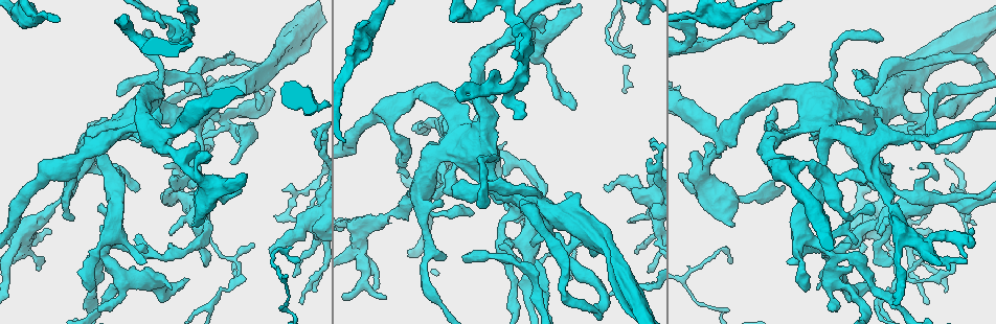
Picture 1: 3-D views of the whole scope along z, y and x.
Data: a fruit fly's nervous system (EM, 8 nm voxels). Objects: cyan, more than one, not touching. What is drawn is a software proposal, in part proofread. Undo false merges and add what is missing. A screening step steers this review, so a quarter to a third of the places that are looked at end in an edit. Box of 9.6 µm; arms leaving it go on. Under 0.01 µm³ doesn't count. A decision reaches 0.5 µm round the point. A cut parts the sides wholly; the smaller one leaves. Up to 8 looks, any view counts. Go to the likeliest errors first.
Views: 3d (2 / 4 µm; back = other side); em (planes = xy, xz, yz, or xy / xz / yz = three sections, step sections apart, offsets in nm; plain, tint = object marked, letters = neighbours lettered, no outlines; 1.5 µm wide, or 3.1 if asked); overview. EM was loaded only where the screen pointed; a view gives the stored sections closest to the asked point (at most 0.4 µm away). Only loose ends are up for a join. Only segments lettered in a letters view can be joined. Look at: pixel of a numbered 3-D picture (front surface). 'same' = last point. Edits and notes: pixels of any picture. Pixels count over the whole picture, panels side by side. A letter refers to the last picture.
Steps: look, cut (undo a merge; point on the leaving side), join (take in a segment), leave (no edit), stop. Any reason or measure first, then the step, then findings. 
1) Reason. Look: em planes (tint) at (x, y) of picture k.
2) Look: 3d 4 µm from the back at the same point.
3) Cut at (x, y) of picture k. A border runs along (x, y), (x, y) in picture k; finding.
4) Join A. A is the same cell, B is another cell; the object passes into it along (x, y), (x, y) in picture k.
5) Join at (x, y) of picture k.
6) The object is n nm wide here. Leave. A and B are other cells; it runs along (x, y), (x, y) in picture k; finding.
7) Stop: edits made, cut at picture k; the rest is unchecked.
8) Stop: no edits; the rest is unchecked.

Closes a loop. Look: em planes (plain) at (972, 219) of picture 1.

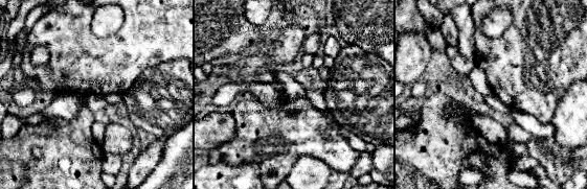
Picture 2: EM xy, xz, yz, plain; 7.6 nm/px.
Look: em planes (letters) at the same point.

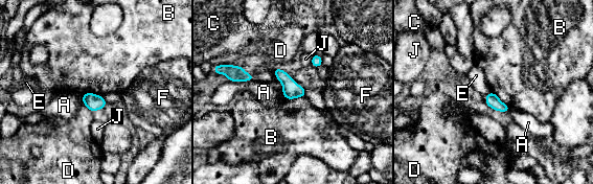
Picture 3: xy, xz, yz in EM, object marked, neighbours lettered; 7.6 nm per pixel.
Leave. A, B, C, D, E, F and J are other cells; all the same neuron.

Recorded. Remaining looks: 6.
Thin end. Look: em xy step 8 (letters) at (572, 279) of picture 1.

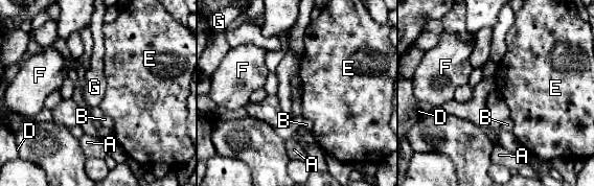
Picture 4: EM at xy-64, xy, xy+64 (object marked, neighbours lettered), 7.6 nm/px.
Look: em planes (letters) at the same point.

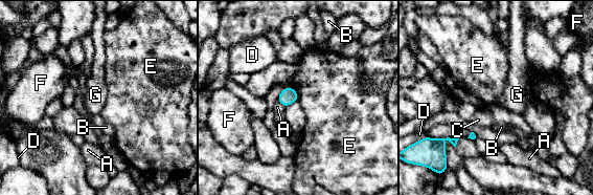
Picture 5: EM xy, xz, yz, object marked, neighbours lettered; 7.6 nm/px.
Leave. A, B, C, D, E, F and G are other cells; a border runs along (297, 100), (286, 107) in picture 5; no lettered segment goes on from it.

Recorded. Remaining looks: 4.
Look: 3d 4 µm at (631, 53) of picture 1.

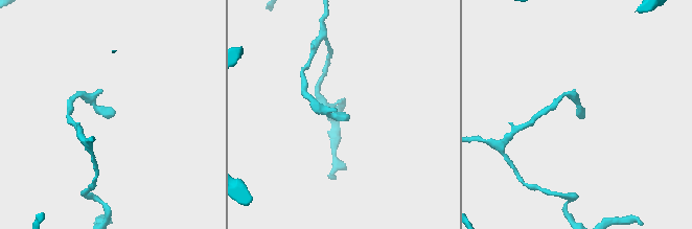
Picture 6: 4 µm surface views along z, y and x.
Now the EM. Look: em planes (letters) at (578, 112) of picture 6.

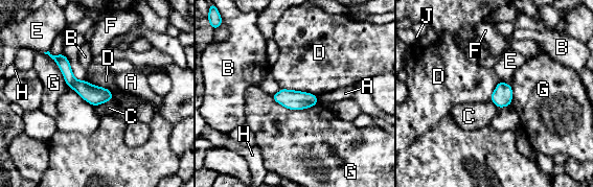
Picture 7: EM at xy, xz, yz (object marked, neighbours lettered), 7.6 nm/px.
The longest contact is with G, 360 nm. Leave. A, B, C, D, E, F, G, H and J are other cells; a border runs along (281, 88), (311, 92), (316, 96) in picture 7; no lettered segment goes on from it.

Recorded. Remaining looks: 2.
Stop: no edits; the rest is unchecked.

